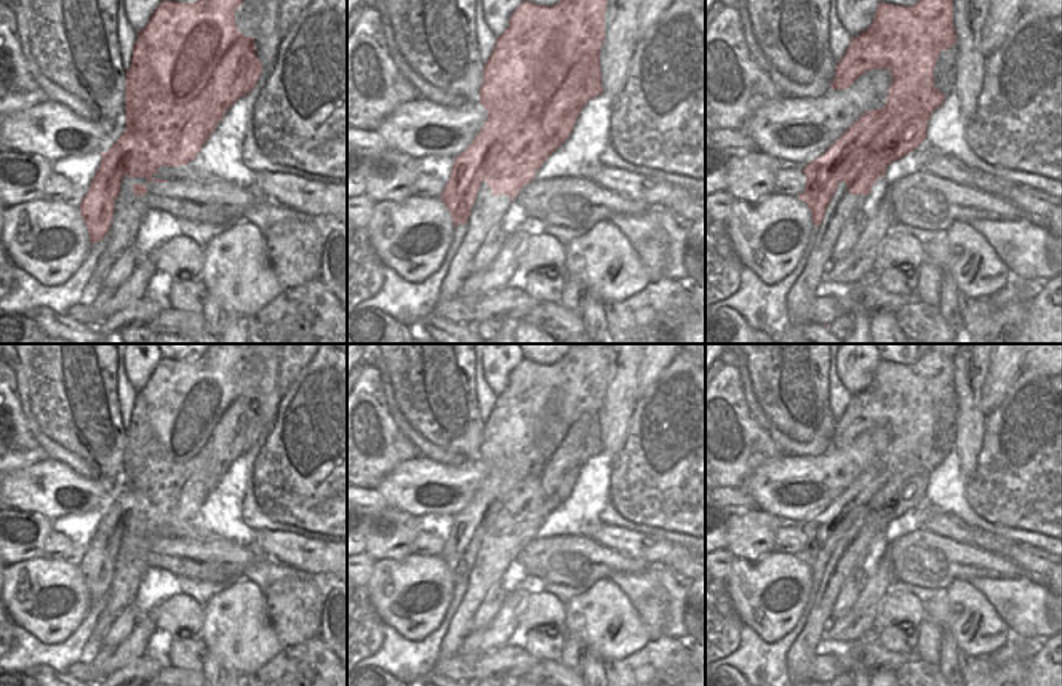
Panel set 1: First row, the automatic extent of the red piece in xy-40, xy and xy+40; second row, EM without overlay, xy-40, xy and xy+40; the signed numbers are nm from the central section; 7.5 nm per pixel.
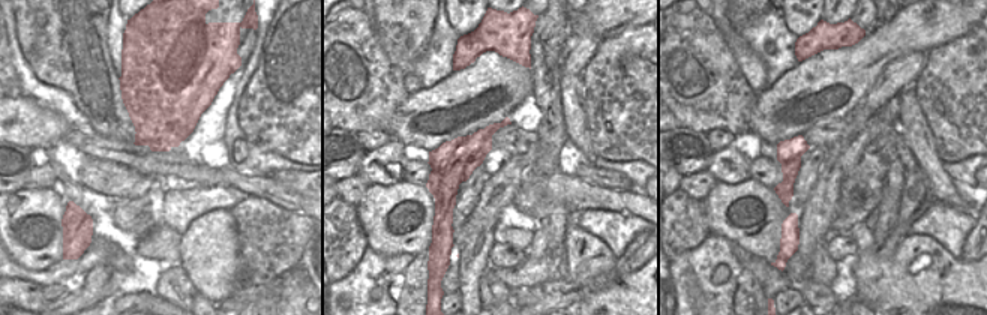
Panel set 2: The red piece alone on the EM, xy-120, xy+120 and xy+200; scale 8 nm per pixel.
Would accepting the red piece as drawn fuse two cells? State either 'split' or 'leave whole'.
split

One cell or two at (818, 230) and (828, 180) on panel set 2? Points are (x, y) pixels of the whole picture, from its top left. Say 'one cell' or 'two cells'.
one cell

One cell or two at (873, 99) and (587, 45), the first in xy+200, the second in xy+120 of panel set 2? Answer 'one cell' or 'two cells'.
one cell

